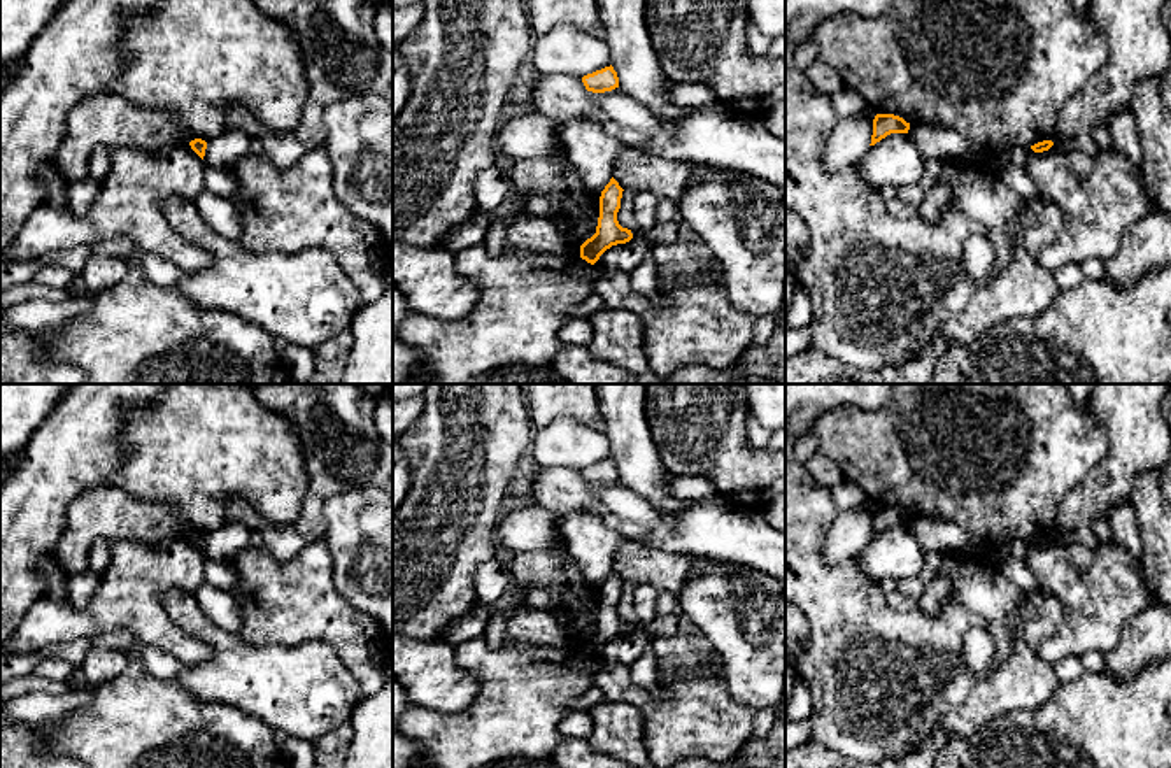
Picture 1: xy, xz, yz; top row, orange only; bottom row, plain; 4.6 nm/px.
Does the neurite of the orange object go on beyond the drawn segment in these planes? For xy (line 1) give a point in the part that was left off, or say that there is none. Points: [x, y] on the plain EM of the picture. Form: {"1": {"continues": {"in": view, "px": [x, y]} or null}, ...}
{"1": {"continues": null}}

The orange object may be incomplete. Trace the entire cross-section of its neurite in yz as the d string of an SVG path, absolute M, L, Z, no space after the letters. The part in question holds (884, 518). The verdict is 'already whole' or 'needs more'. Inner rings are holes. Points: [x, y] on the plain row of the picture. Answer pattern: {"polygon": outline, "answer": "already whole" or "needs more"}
{"polygon": "M876 507L873 512L871 537L875 538L891 526L908 526L910 516L894 507Z", "answer": "already whole"}

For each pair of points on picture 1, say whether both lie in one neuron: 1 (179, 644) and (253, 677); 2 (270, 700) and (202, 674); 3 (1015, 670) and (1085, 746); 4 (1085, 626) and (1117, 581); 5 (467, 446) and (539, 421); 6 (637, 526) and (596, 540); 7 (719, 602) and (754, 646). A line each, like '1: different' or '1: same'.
1: different
2: same
3: different
4: same
5: different
6: different
7: same

